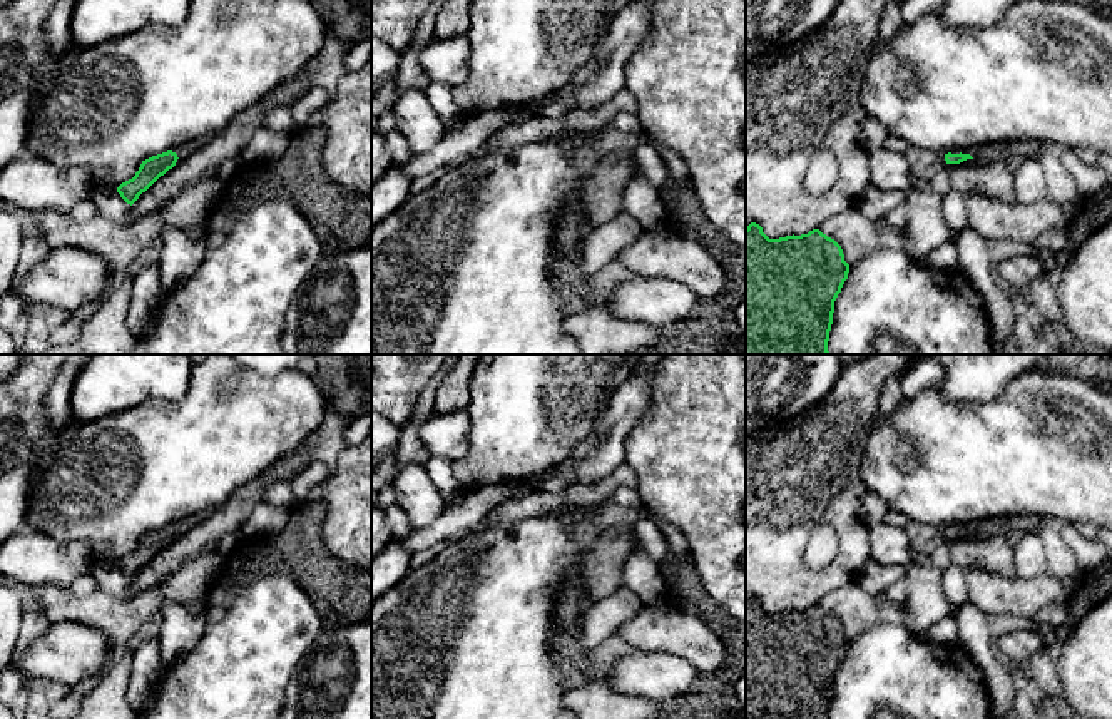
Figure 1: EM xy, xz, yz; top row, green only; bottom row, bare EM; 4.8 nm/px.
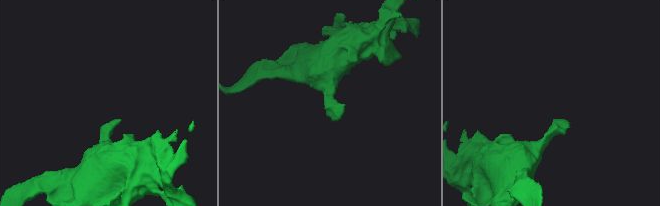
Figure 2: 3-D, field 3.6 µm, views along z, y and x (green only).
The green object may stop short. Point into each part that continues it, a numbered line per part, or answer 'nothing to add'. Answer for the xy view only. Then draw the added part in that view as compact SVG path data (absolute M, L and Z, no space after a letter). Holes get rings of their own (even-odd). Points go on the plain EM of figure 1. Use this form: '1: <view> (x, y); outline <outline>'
1: xy (183, 525); outline M206 510L206 512L201 512L201 513L196 513L196 515L191 515L191 517L186 517L182 520L177 520L177 522L171 523L179 532L176 538L179 538L181 535L184 535L189 528L192 528L201 520L207 518L211 515L211 512L212 510Z

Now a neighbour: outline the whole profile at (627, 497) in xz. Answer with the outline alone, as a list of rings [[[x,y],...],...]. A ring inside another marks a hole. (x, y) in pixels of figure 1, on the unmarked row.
[[[619,487],[619,488],[615,488],[610,500],[622,505],[622,507],[644,510],[644,505],[642,505],[637,488]]]

